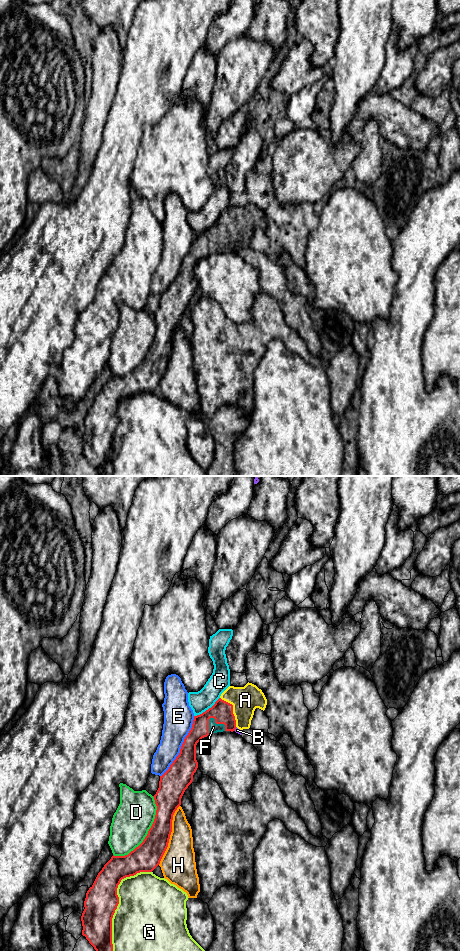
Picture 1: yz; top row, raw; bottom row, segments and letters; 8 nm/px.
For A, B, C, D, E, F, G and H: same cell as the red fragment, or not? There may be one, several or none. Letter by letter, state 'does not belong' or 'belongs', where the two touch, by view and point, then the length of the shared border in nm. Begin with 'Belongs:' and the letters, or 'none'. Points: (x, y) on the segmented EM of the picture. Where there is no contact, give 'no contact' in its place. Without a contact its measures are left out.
Belongs: A, F
A: belongs; contact yz (232, 710); length 280 nm
B: does not belong; contact yz (235, 728); length 40 nm
C: does not belong; contact yz (208, 709); length 260 nm
D: does not belong; contact yz (148, 833); length 600 nm
E: does not belong; contact yz (181, 746); length 550 nm
F: belongs; contact yz (218, 723); length 170 nm
G: does not belong; contact yz (118, 900); length 700 nm
H: does not belong; contact yz (170, 834); length 500 nm

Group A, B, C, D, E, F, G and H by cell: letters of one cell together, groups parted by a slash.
A F / B / C / D / E / G / H

